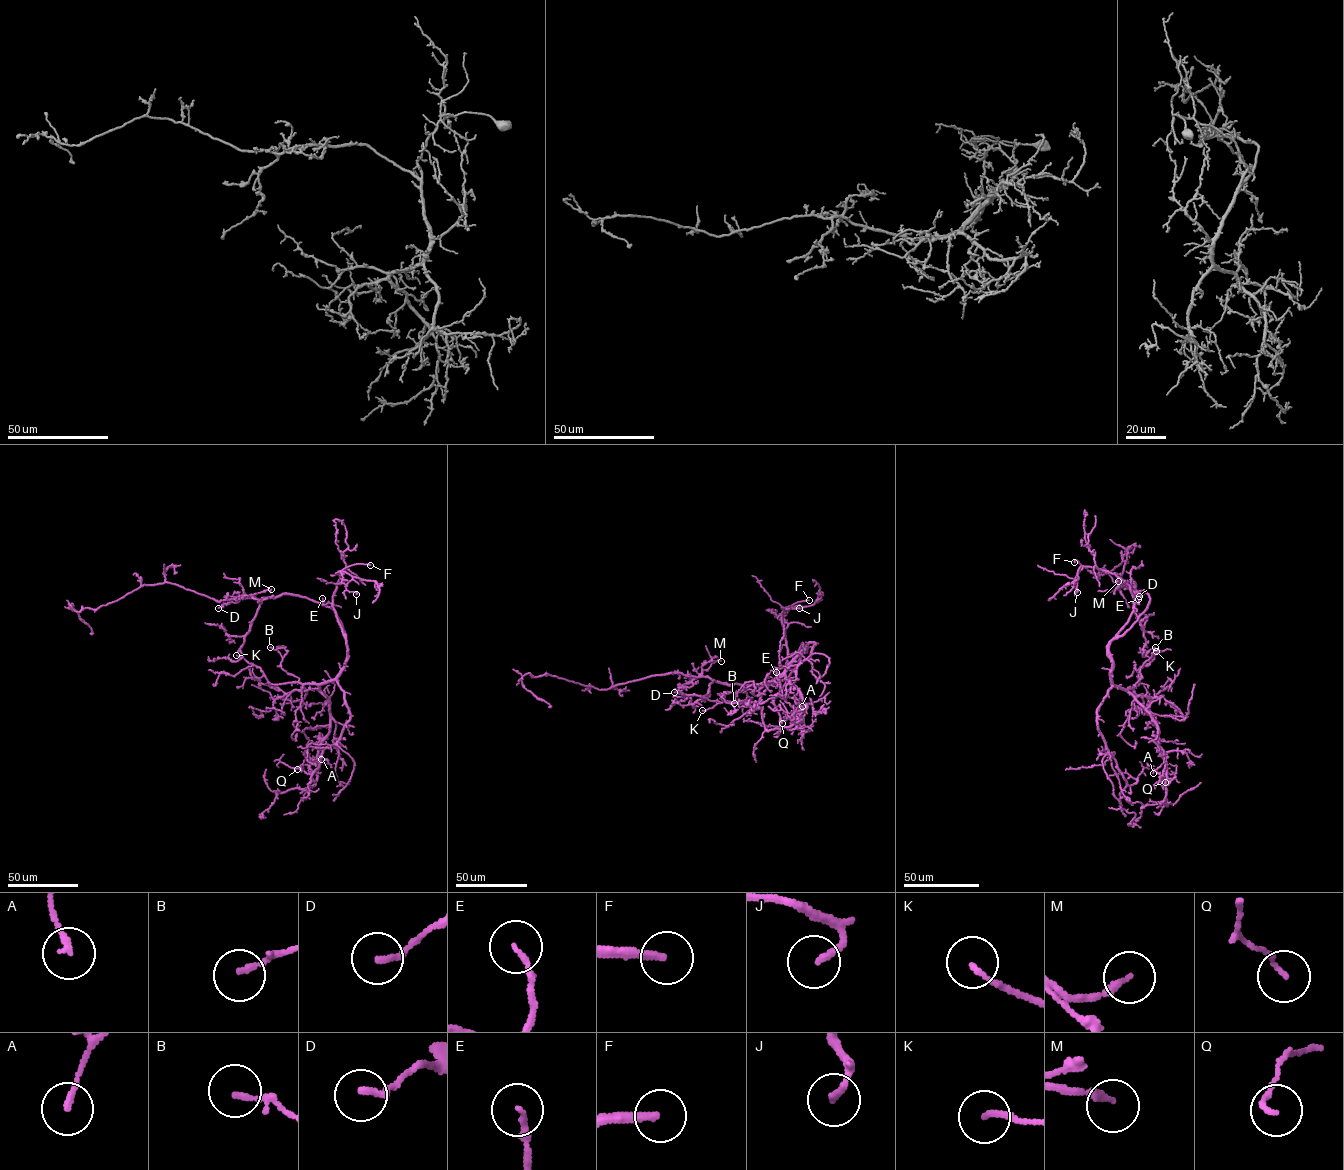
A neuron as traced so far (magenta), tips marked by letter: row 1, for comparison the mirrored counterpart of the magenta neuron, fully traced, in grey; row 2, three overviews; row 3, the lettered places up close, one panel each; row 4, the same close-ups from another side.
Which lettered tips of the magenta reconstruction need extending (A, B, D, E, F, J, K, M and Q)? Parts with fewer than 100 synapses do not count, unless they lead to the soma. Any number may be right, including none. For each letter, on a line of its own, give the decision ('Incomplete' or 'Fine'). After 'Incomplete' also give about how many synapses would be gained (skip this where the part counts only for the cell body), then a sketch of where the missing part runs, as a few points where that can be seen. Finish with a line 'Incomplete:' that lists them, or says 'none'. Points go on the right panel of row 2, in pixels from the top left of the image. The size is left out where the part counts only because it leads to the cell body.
A: Fine
B: Fine
D: Fine
E: Fine
F: Incomplete
J: Fine
K: Fine
M: Fine
Q: Fine
Incomplete: F

